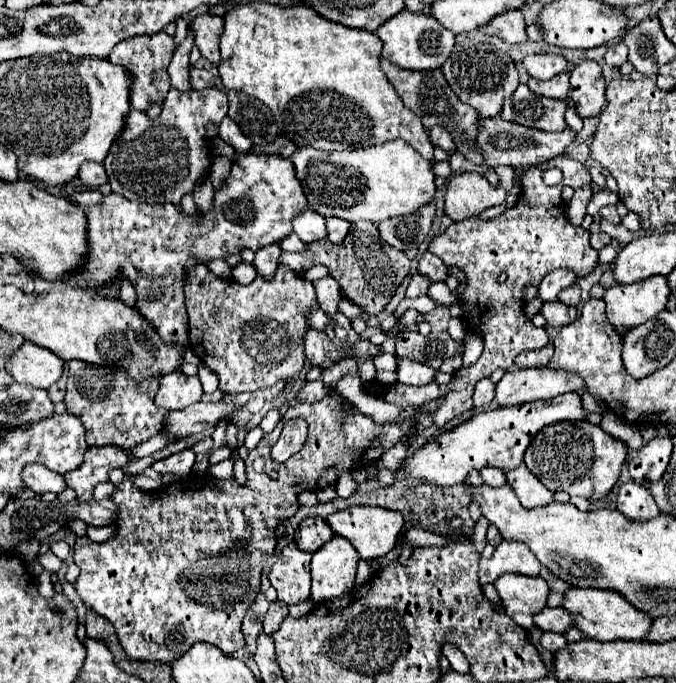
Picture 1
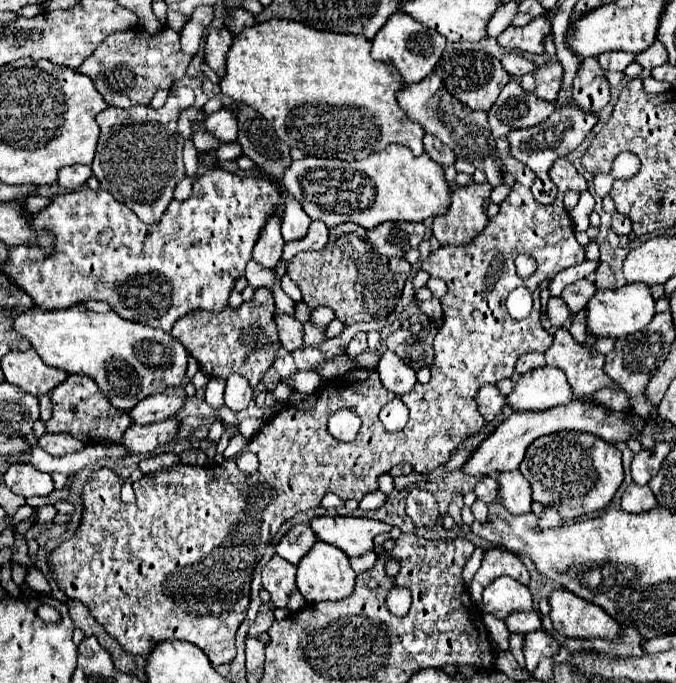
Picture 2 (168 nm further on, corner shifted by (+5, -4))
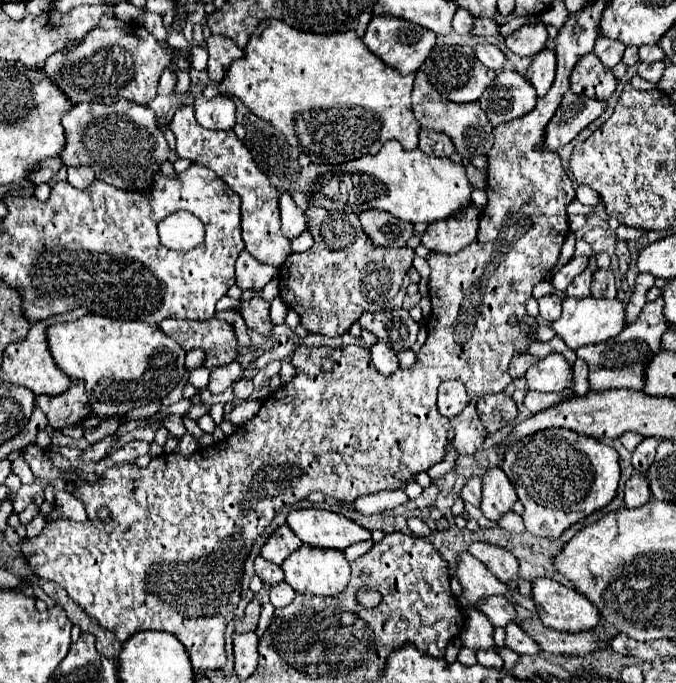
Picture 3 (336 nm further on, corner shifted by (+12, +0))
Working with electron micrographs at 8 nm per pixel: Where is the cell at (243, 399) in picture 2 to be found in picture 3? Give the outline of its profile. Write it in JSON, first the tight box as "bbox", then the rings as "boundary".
{"bbox":[234,379,254,401],"boundary":[[[240,379],[240,381],[234,383],[234,397],[236,397],[238,401],[248,399],[252,391],[254,391],[254,385],[252,385],[250,379]]]}

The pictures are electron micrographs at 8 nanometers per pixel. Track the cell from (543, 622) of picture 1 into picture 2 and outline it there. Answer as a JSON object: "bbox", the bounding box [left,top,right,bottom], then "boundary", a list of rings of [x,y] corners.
{"bbox":[505,611,541,635],"boundary":[[[515,611],[515,615],[509,615],[505,619],[505,625],[511,633],[525,635],[525,633],[541,629],[541,615],[535,611],[529,611],[529,613],[527,611]]]}

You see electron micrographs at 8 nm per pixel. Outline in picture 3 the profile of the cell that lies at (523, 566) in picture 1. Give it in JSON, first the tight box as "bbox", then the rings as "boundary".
{"bbox":[468,543,520,583],"boundary":[[[472,543],[468,547],[468,553],[474,555],[478,561],[482,561],[504,583],[510,583],[512,579],[518,577],[518,571],[520,571],[518,559],[502,547],[496,547],[490,543]]]}

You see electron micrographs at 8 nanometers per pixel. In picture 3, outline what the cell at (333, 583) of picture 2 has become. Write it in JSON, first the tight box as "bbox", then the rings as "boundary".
{"bbox":[282,545,350,597],"boundary":[[[302,545],[296,553],[292,553],[282,563],[282,571],[284,571],[284,581],[296,593],[334,597],[334,595],[340,595],[348,585],[350,563],[346,561],[344,553],[338,549],[320,549],[320,547],[312,547],[312,545]]]}

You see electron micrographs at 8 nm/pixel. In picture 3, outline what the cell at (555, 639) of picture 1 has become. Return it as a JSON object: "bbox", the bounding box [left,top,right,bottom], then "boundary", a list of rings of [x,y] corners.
{"bbox":[506,621,540,655],"boundary":[[[514,621],[508,623],[506,629],[506,647],[510,647],[512,651],[520,653],[520,655],[538,655],[540,653],[540,645],[528,637],[524,633],[524,629],[520,629],[520,625],[516,625]]]}

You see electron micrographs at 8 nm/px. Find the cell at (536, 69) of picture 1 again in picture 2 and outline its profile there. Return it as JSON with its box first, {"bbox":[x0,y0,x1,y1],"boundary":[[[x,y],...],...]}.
{"bbox":[501,53,535,77],"boundary":[[[507,53],[507,55],[503,55],[501,63],[503,63],[503,69],[511,77],[521,77],[521,75],[525,75],[525,73],[535,69],[535,65],[531,61],[527,61],[525,57],[521,57],[519,53]]]}

